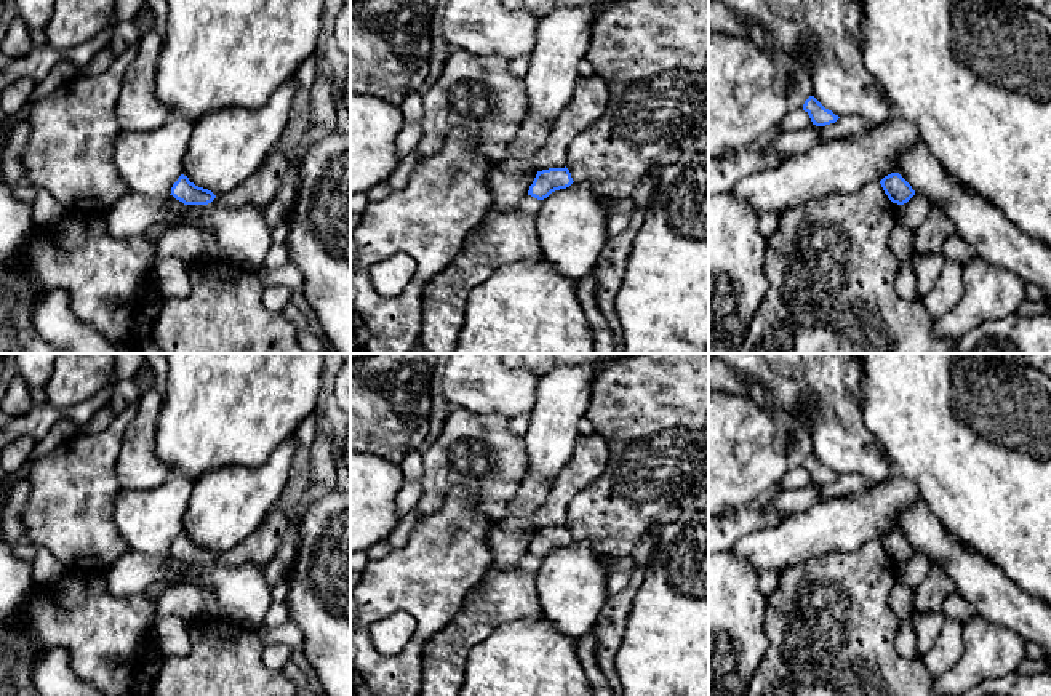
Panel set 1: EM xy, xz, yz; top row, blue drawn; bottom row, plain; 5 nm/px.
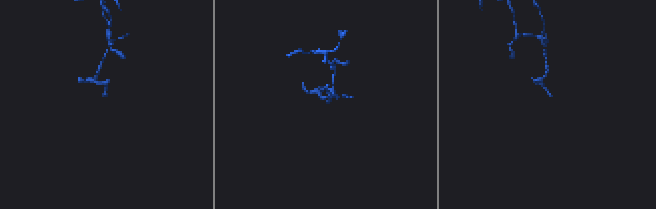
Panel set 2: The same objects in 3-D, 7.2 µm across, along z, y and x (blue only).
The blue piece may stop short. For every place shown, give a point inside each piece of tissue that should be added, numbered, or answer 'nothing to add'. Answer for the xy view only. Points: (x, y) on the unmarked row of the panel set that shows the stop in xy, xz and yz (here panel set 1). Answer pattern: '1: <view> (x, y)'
nothing to add

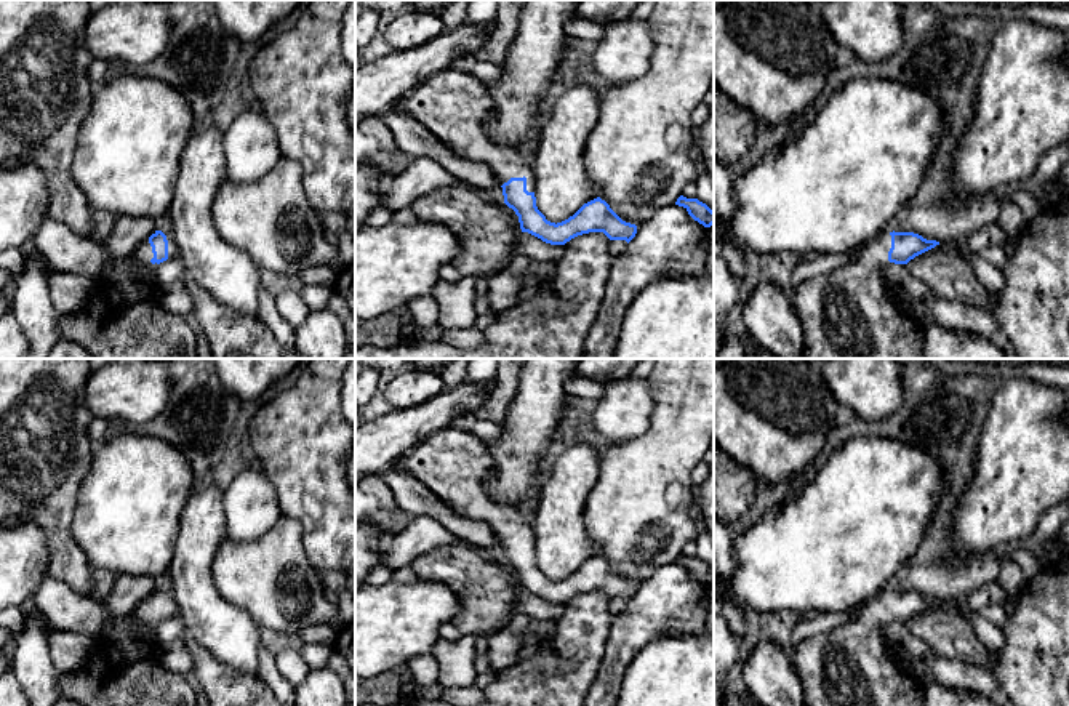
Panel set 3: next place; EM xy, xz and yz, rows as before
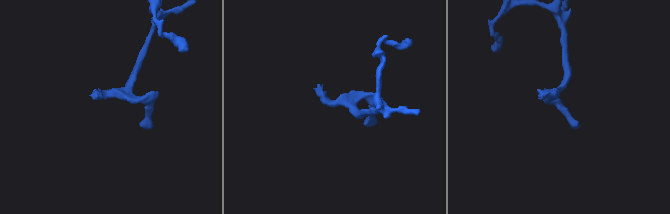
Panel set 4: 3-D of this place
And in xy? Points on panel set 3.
1: xy (124, 669)

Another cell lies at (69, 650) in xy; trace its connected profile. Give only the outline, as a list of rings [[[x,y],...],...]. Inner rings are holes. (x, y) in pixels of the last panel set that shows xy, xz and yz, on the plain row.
[[[54,629],[50,634],[50,655],[56,669],[62,672],[82,666],[96,648],[94,636]]]

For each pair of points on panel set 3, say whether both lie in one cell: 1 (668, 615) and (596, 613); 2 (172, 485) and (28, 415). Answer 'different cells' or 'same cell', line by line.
1: different cells
2: different cells

